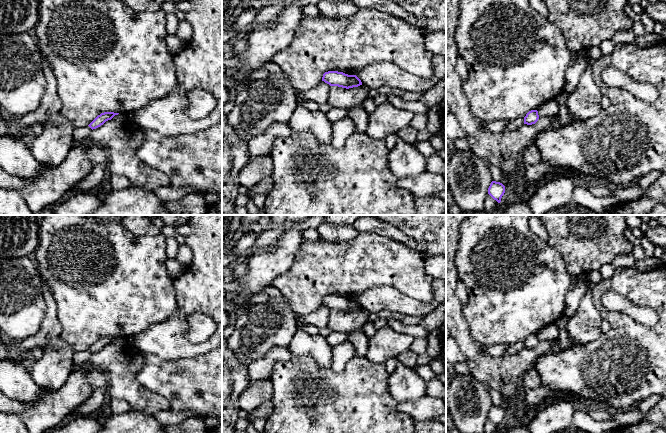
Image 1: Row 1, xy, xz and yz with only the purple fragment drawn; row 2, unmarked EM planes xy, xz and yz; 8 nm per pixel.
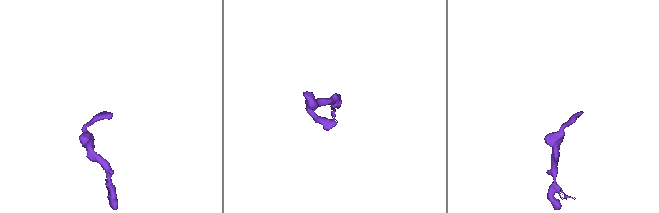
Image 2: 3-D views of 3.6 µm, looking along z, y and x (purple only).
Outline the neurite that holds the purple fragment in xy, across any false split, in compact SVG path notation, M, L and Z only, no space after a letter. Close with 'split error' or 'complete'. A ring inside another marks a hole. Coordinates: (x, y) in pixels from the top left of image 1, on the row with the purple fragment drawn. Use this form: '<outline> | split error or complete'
M104 112L98 115L88 126L93 130L101 125L103 125L106 121L111 120L115 115L119 113L114 112Z | complete

